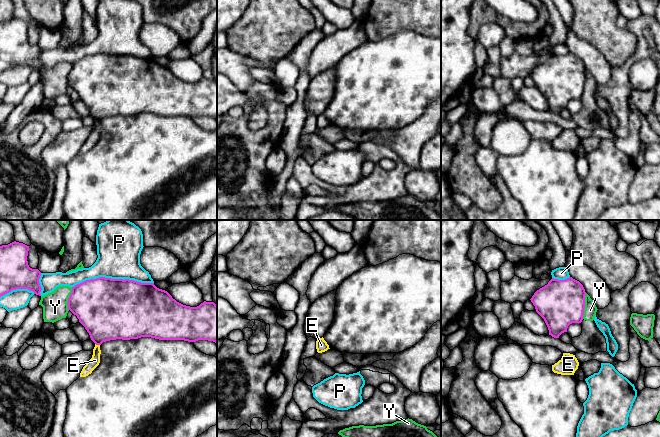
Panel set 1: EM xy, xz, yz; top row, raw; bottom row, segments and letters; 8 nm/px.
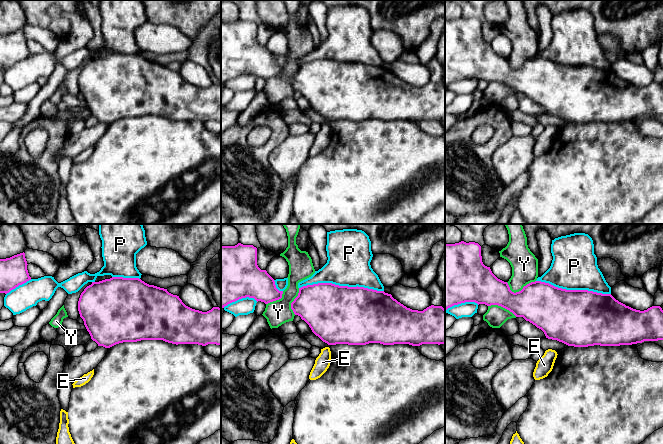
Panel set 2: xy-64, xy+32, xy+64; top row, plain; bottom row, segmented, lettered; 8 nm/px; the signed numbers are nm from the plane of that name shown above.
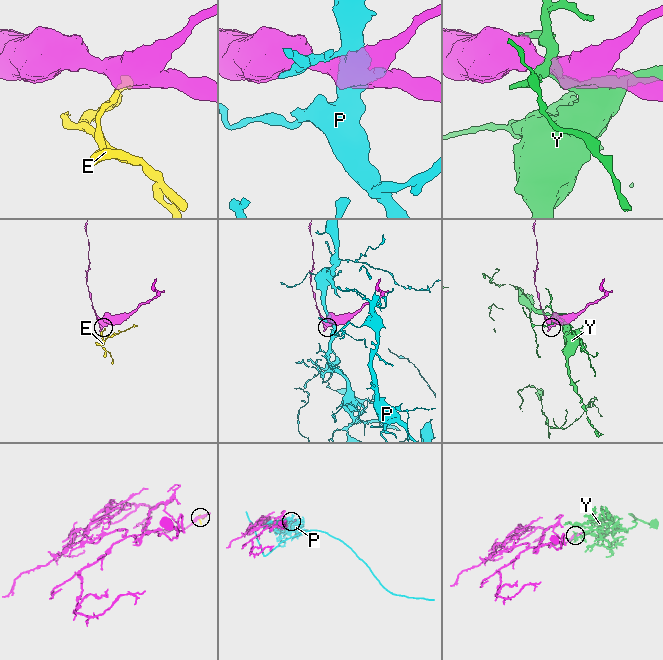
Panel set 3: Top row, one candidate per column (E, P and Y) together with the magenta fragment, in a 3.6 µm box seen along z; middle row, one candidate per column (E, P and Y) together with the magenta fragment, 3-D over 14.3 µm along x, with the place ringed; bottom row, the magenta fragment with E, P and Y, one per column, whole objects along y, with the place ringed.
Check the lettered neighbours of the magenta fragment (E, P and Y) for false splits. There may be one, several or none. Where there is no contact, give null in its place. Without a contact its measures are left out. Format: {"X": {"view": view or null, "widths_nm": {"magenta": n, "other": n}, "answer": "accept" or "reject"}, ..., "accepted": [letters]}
{"E": {"view": "xy", "widths_nm": {"magenta": 400, "other": 80}, "answer": "reject"}, "P": {"view": "xy", "widths_nm": {"magenta": 500, "other": 340}, "answer": "reject"}, "Y": {"view": "yz", "widths_nm": {"magenta": 380, "other": 100}, "answer": "reject"}, "accepted": []}

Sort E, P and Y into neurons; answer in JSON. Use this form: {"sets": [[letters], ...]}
{"sets": [["E"], ["P"], ["Y"]]}

